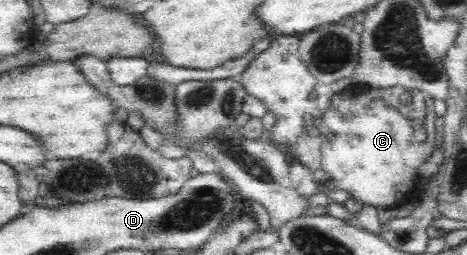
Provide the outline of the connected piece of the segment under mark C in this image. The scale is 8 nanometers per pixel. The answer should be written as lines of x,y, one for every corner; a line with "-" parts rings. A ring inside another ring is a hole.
426,96
425,134
424,142
416,142
412,130
405,125
401,113
393,105
383,99
370,100
363,108
363,112
354,112
347,121
345,132
333,140
324,142
320,146
321,169
331,176
331,182
336,189
344,190
363,205
373,207
388,207
408,205
419,202
423,196
419,183
419,168
433,155
436,144
436,119
434,99

